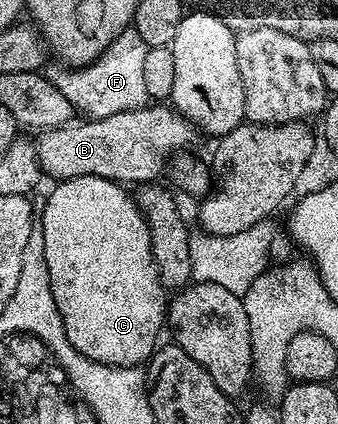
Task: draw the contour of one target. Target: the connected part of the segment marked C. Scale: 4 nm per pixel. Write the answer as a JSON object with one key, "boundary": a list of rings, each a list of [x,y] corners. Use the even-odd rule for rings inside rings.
{"boundary":[[[102,176],[66,178],[53,186],[56,187],[46,194],[38,221],[45,240],[50,292],[54,292],[54,304],[58,304],[58,316],[62,316],[66,336],[82,356],[98,364],[143,367],[156,353],[161,341],[160,329],[163,331],[166,326],[166,291],[154,264],[150,228],[144,213],[121,183]]]}

